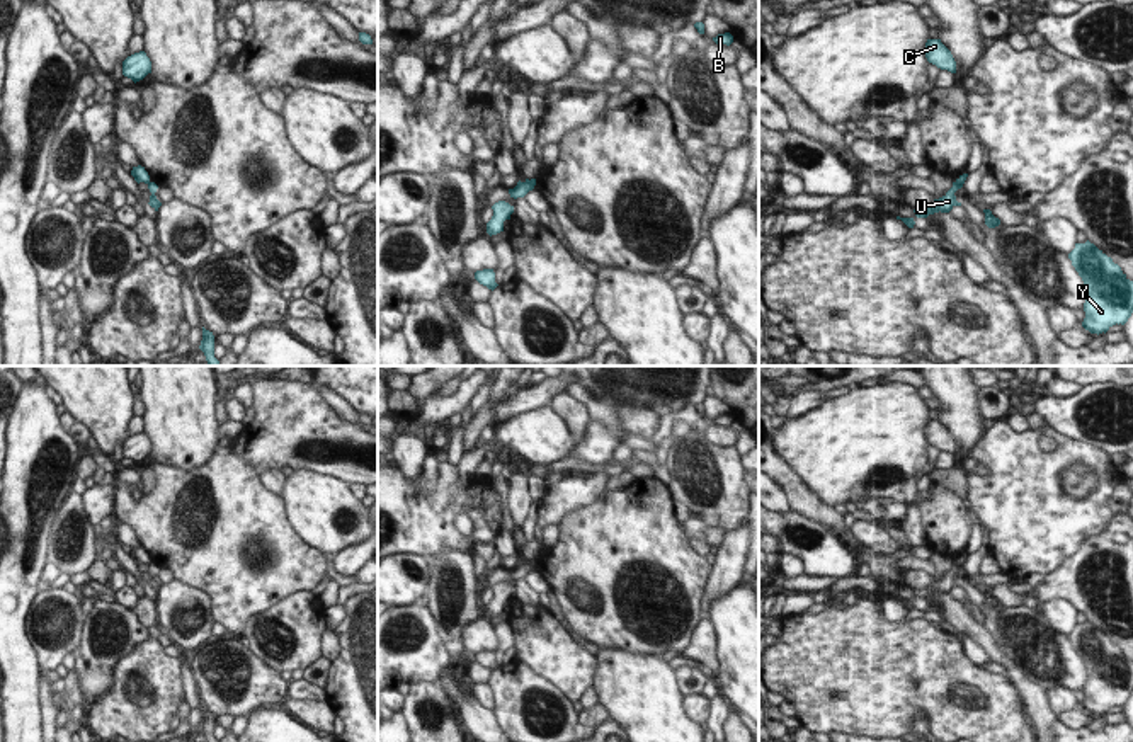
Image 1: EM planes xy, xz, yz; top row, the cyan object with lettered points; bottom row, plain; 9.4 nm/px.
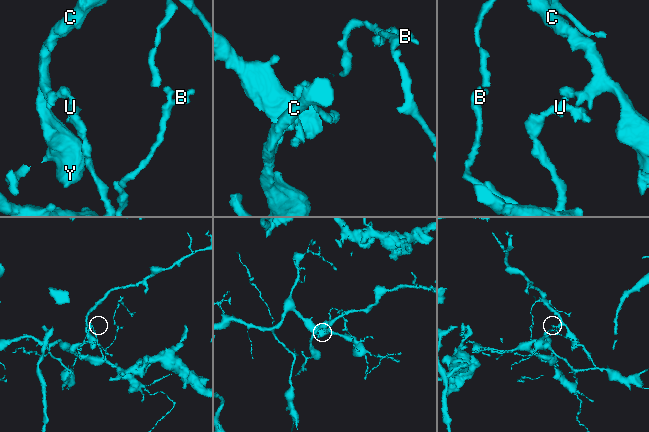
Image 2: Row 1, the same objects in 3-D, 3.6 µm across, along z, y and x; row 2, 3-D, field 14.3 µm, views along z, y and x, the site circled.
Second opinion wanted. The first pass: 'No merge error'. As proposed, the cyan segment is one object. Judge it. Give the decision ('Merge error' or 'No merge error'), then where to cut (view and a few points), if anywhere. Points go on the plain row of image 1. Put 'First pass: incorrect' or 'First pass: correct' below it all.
Merge error. Split along xz (529, 562), (533, 569)
First pass: incorrect

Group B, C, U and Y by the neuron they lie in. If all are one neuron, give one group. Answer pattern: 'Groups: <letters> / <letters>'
Groups: B U / C Y

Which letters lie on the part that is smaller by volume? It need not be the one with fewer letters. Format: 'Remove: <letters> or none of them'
Remove: C, Y

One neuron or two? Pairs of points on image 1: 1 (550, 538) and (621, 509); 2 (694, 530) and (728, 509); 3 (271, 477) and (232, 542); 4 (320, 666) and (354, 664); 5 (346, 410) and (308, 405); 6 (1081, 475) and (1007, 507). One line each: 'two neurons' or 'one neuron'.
1: two neurons
2: two neurons
3: two neurons
4: two neurons
5: two neurons
6: one neuron

